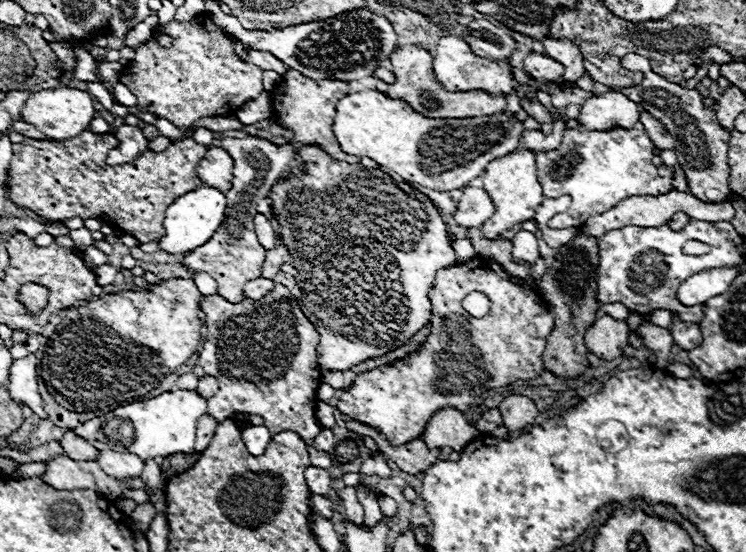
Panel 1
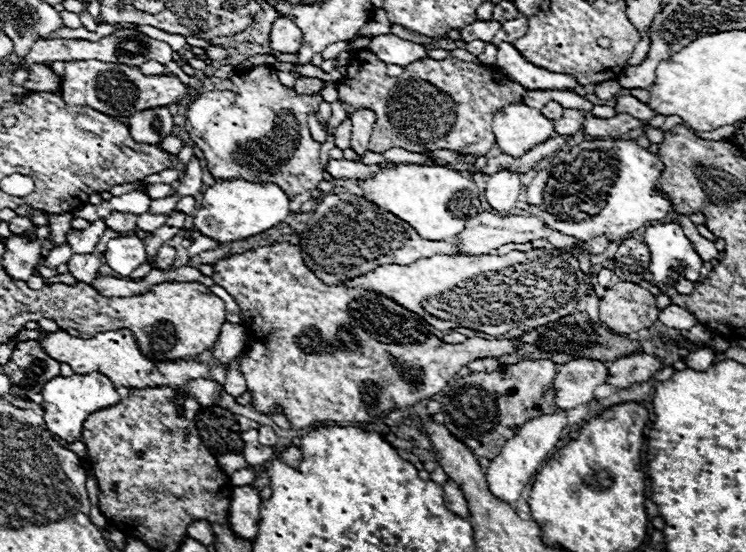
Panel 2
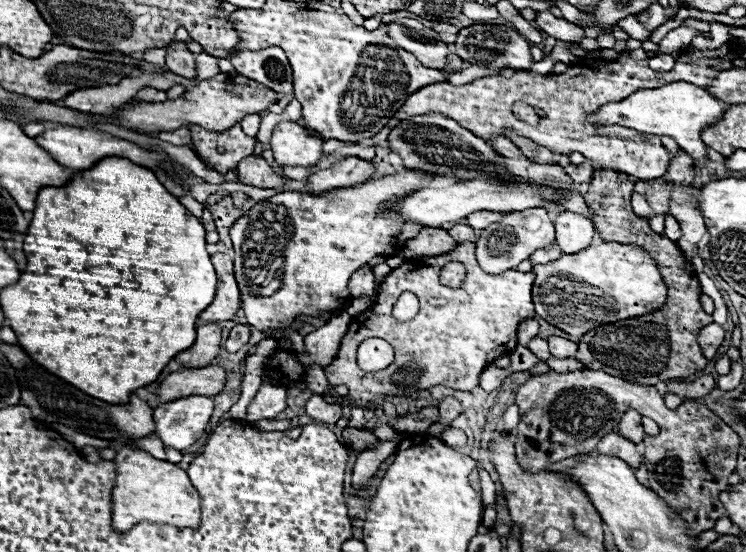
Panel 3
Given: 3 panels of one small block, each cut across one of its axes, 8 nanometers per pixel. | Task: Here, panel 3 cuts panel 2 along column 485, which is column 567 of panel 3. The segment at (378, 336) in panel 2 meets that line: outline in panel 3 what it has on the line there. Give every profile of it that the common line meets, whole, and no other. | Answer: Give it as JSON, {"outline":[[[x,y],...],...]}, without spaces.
{"outline":[[[550,336],[548,338],[550,344],[550,354],[556,358],[574,358],[576,354],[576,342],[560,338],[560,336]]]}

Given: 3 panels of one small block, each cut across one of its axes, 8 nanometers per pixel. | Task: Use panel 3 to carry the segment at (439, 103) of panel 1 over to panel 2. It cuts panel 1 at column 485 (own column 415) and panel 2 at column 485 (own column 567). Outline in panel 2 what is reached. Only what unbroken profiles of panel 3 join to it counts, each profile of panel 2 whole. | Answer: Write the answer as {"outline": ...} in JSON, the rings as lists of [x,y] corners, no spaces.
{"outline":[[[358,50],[352,54],[346,70],[346,78],[336,84],[338,100],[344,110],[348,114],[358,108],[374,110],[378,116],[376,128],[396,136],[398,146],[410,152],[434,152],[448,148],[460,154],[484,156],[496,144],[492,132],[494,114],[508,104],[522,102],[522,94],[526,92],[526,88],[518,82],[500,76],[494,78],[494,74],[482,70],[480,66],[458,58],[418,60],[408,64],[404,72],[394,78],[386,74],[386,64],[378,60],[376,54]]]}

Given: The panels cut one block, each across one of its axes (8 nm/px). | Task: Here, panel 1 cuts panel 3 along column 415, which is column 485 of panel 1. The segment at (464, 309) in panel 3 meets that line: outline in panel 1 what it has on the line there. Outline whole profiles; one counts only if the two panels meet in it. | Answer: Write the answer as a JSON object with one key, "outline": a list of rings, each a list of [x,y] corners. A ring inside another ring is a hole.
{"outline":[[[476,256],[474,264],[476,266],[470,266],[468,262],[438,270],[430,292],[432,312],[438,316],[442,314],[447,327],[460,327],[462,332],[450,332],[450,338],[442,344],[440,338],[446,334],[446,328],[438,328],[438,322],[432,322],[428,340],[420,344],[416,352],[394,364],[356,374],[352,386],[338,396],[336,408],[342,414],[378,428],[390,444],[402,446],[424,434],[436,410],[450,406],[466,412],[468,398],[482,396],[492,388],[516,380],[536,378],[544,372],[542,354],[546,336],[554,328],[552,310],[540,300],[536,288],[528,286],[522,278],[510,276],[498,262]],[[484,262],[490,262],[490,268],[482,266]],[[472,290],[480,290],[490,298],[492,308],[486,318],[472,318],[460,306],[464,294]]]}

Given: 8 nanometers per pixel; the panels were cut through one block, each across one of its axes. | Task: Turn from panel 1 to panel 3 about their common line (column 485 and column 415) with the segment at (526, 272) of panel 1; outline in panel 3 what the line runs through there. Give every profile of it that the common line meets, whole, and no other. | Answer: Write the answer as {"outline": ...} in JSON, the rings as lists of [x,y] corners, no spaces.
{"outline":[[[422,228],[412,240],[408,240],[402,248],[406,258],[416,256],[440,256],[450,252],[456,246],[452,236],[442,228]]]}

